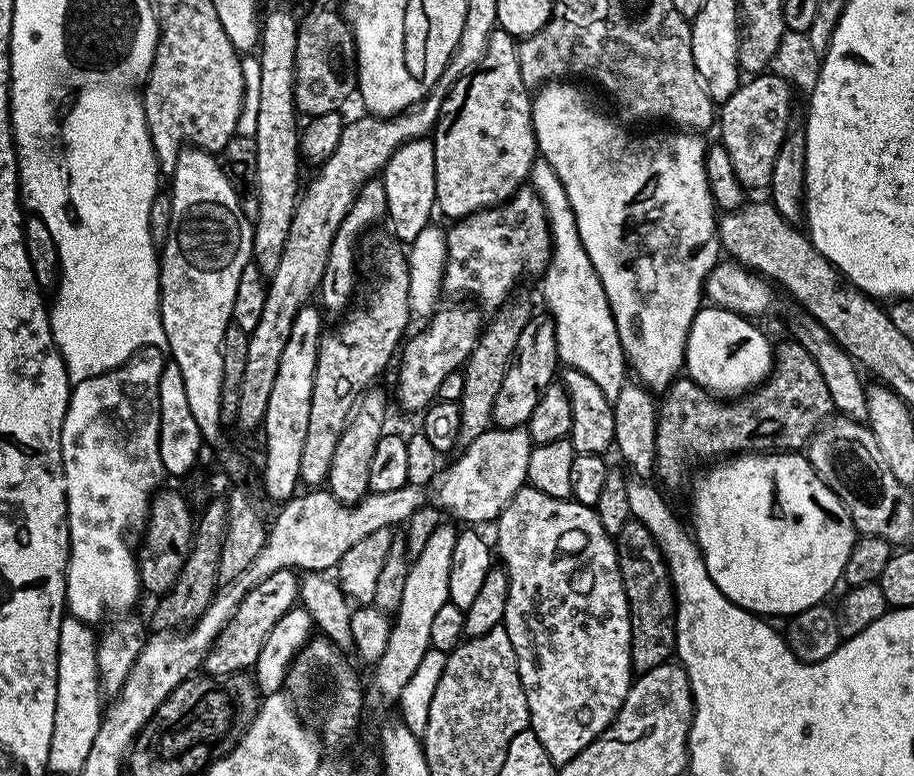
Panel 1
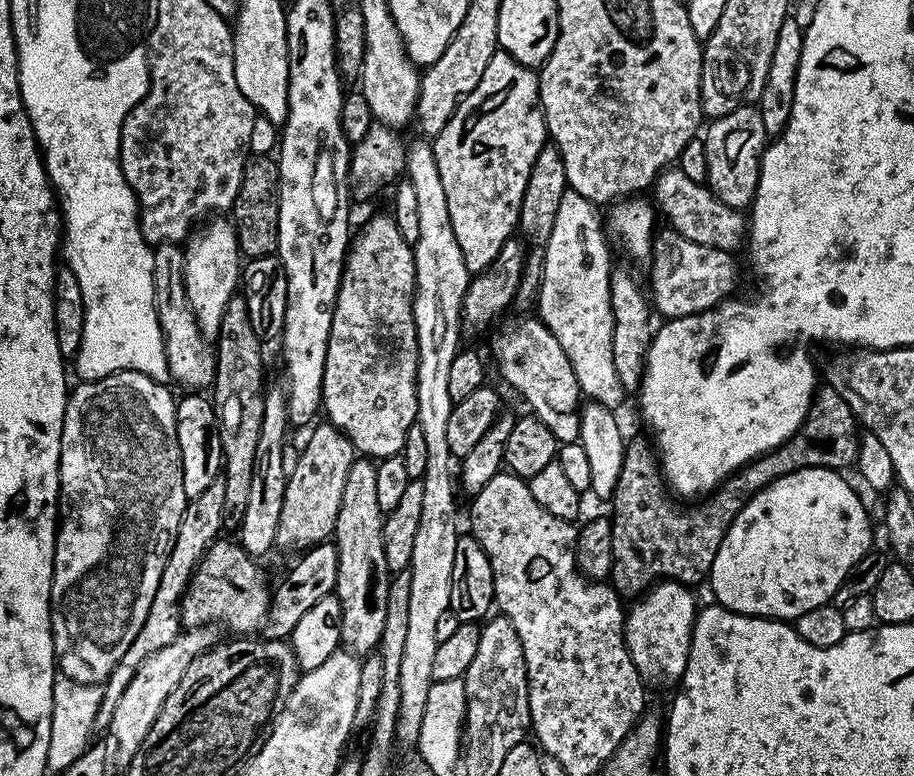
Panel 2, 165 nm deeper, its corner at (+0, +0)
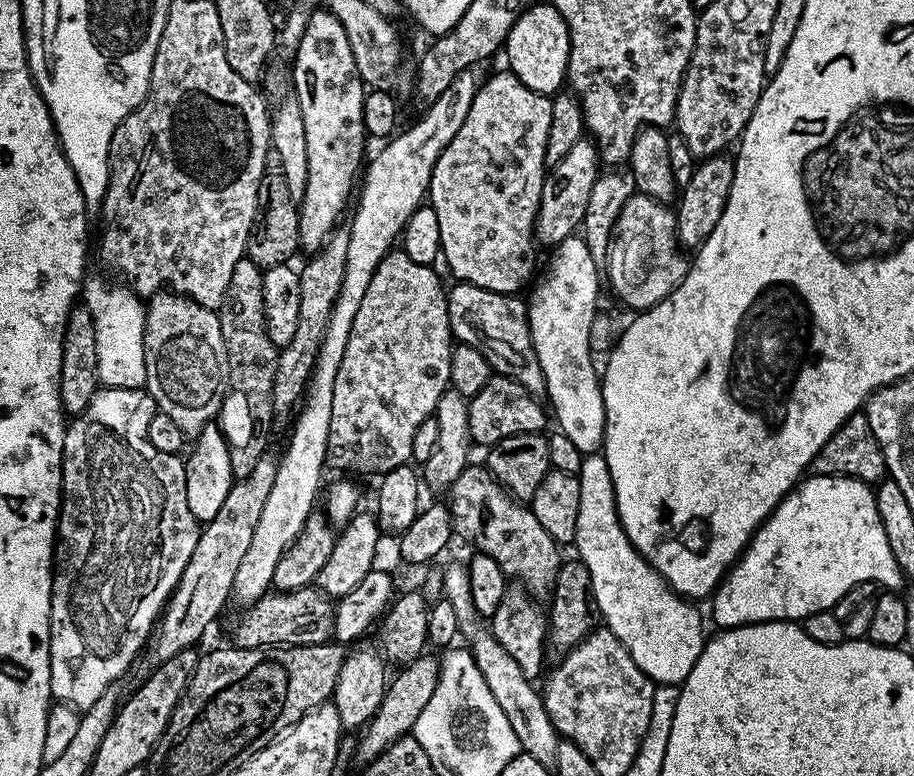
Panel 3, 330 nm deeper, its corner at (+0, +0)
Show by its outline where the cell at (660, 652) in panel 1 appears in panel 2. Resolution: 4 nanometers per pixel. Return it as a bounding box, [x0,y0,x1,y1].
[610,386,860,598]

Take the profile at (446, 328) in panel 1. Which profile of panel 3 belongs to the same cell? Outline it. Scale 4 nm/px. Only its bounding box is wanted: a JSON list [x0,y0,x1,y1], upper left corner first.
[534,138,602,245]

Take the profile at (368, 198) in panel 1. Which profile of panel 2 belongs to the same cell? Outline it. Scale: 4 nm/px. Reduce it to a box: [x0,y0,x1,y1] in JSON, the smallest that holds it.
[322,216,418,458]

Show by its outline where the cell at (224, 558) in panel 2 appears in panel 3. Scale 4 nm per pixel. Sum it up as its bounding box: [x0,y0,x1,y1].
[232,586,334,648]

